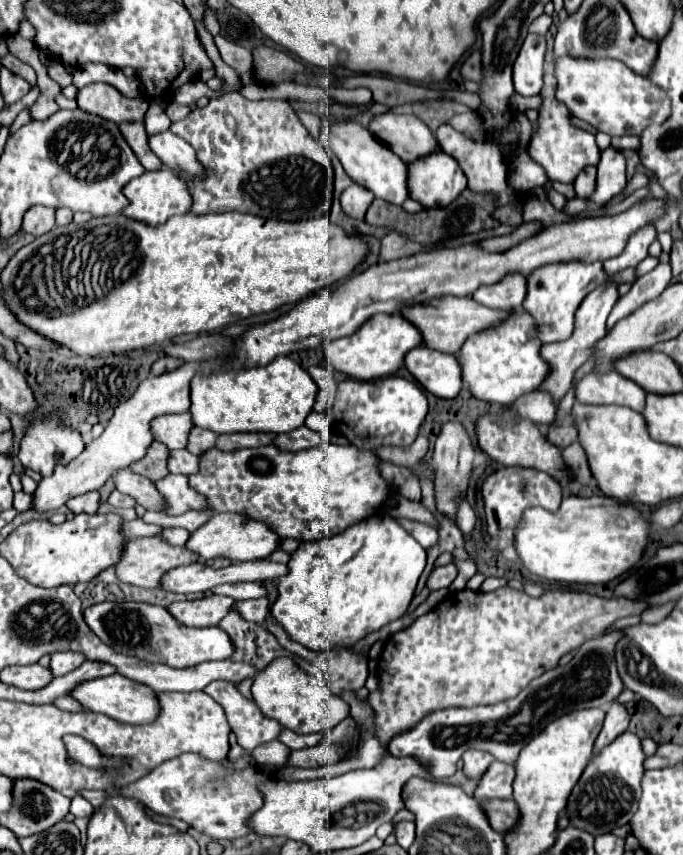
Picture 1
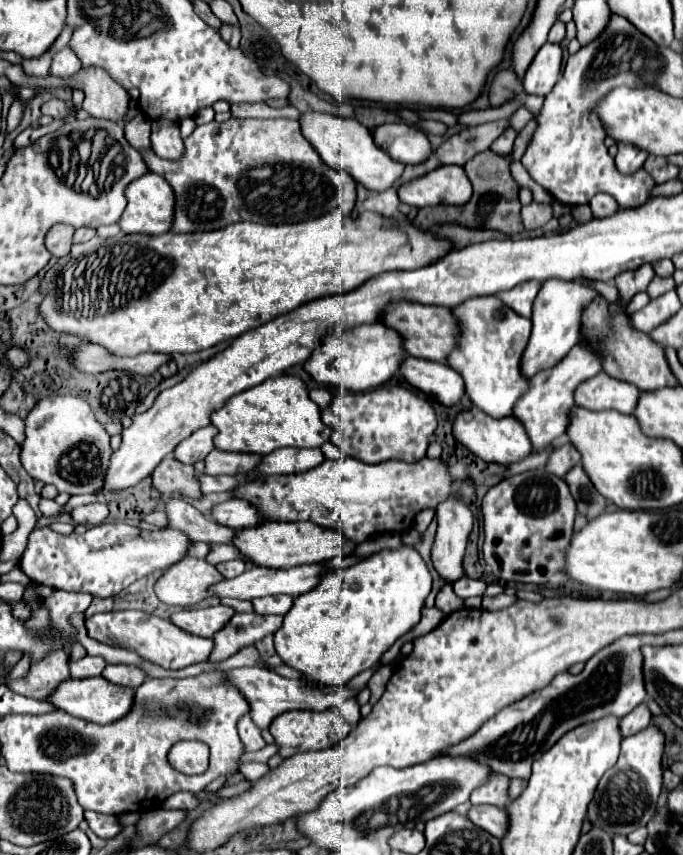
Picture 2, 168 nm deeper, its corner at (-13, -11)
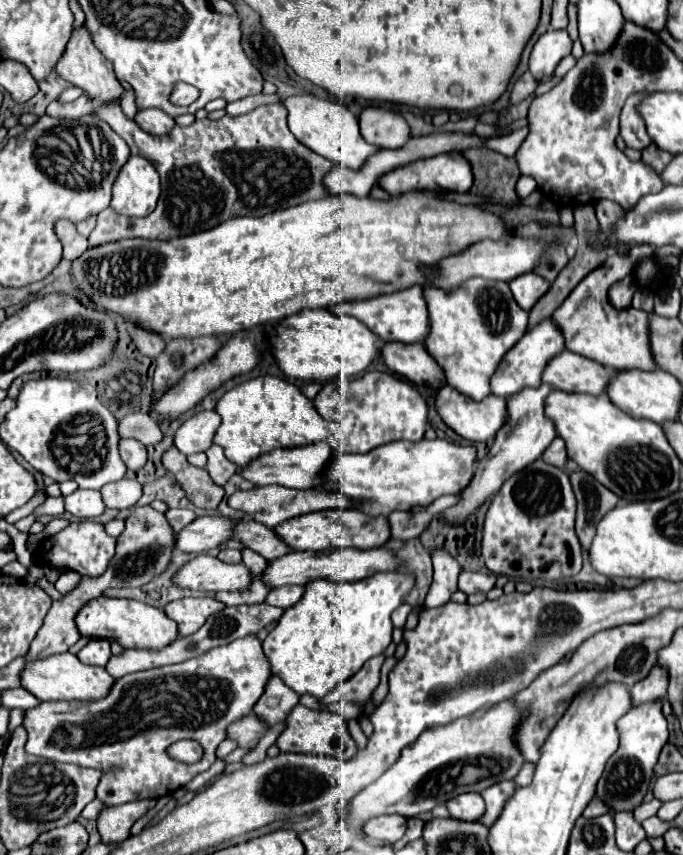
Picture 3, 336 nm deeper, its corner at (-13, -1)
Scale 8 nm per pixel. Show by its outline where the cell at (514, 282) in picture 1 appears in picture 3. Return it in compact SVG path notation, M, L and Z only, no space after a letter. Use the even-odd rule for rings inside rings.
M524 273L510 281L512 295L524 311L530 311L534 307L534 303L550 289L550 285L552 283L546 281L544 277L540 277L538 273Z

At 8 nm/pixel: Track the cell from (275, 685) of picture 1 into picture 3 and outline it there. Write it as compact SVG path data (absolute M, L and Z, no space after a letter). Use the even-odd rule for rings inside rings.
M298 703L292 709L292 713L288 715L286 723L288 723L288 727L284 729L284 733L276 741L276 745L284 753L312 753L312 755L332 755L332 757L352 759L358 751L354 739L348 733L346 719L340 717L338 713L314 711L314 709L308 709L308 707Z

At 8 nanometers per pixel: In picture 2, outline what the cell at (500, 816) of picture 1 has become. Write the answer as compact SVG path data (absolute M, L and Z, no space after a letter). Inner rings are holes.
M476 805L468 811L468 819L472 819L474 825L486 829L488 833L492 833L494 837L502 839L508 833L508 811L494 807L494 805Z

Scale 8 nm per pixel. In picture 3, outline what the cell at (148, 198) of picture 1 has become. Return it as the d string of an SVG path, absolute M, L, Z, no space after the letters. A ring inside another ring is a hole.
M136 155L120 169L114 187L110 207L126 217L146 217L154 211L160 197L160 177L154 165Z

